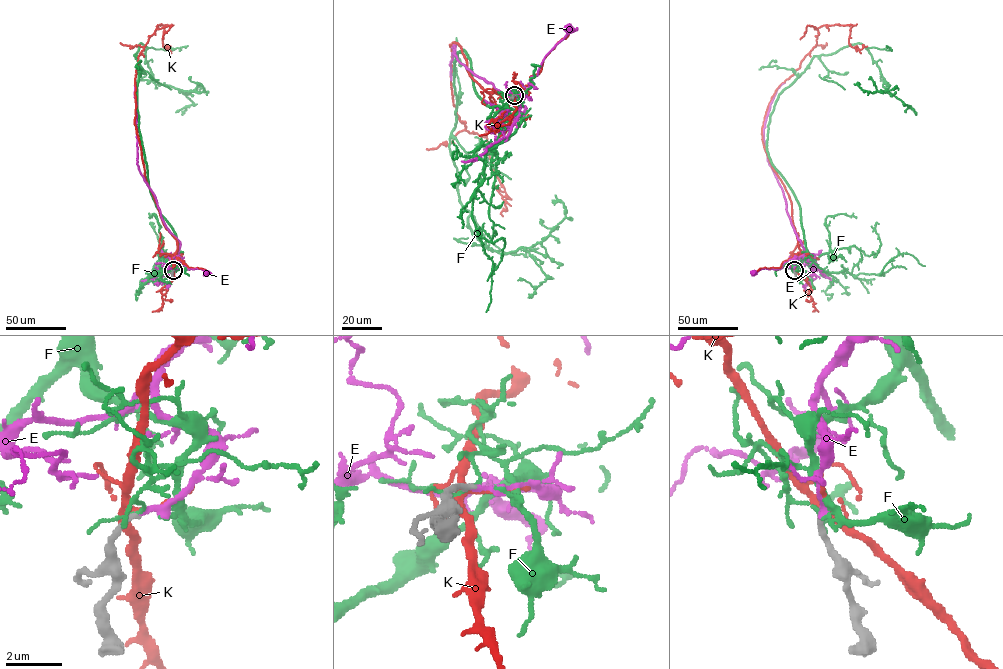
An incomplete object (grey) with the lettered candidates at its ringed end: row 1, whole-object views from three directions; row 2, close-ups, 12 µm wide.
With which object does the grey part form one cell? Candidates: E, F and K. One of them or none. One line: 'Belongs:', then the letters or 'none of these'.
Belongs: E

